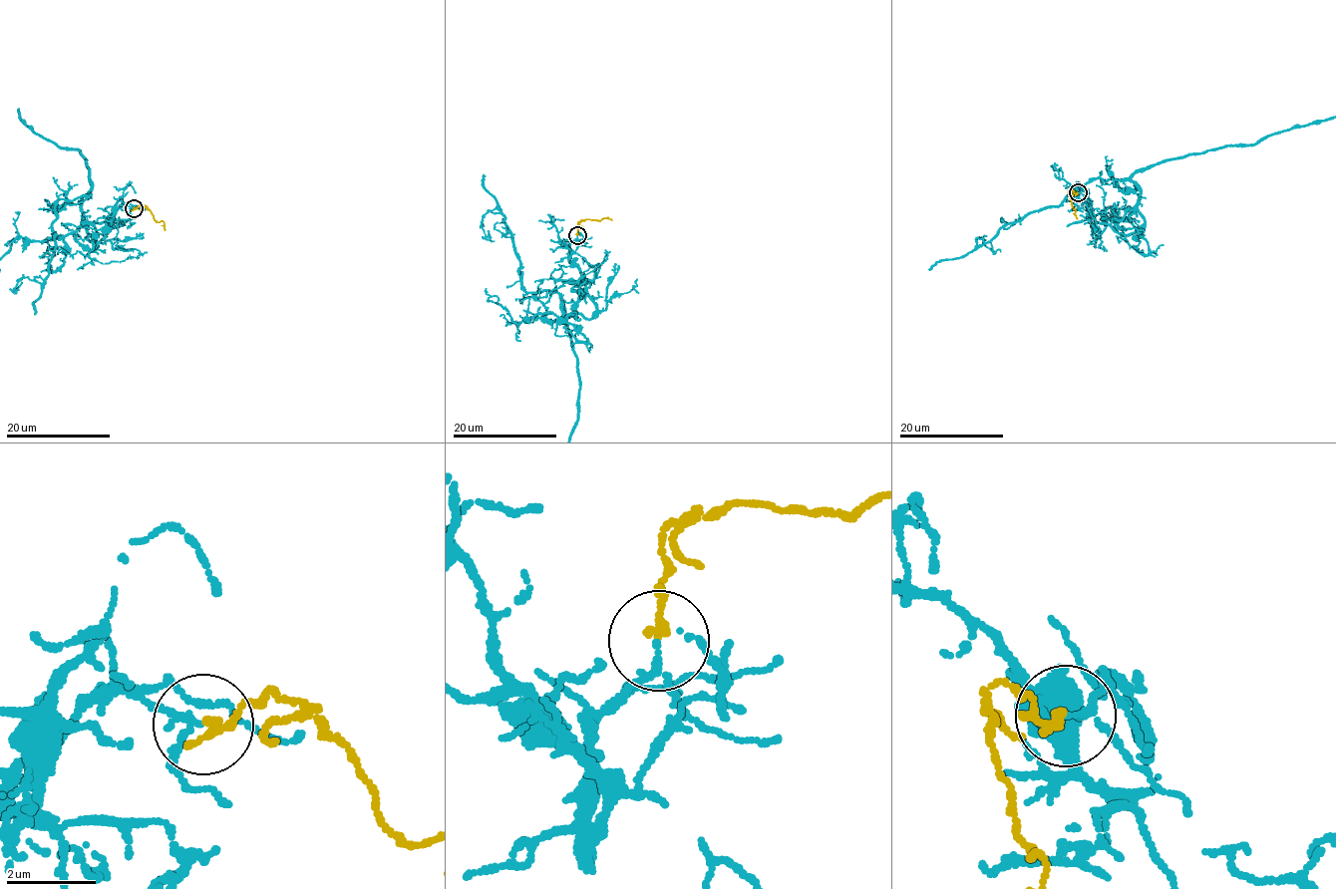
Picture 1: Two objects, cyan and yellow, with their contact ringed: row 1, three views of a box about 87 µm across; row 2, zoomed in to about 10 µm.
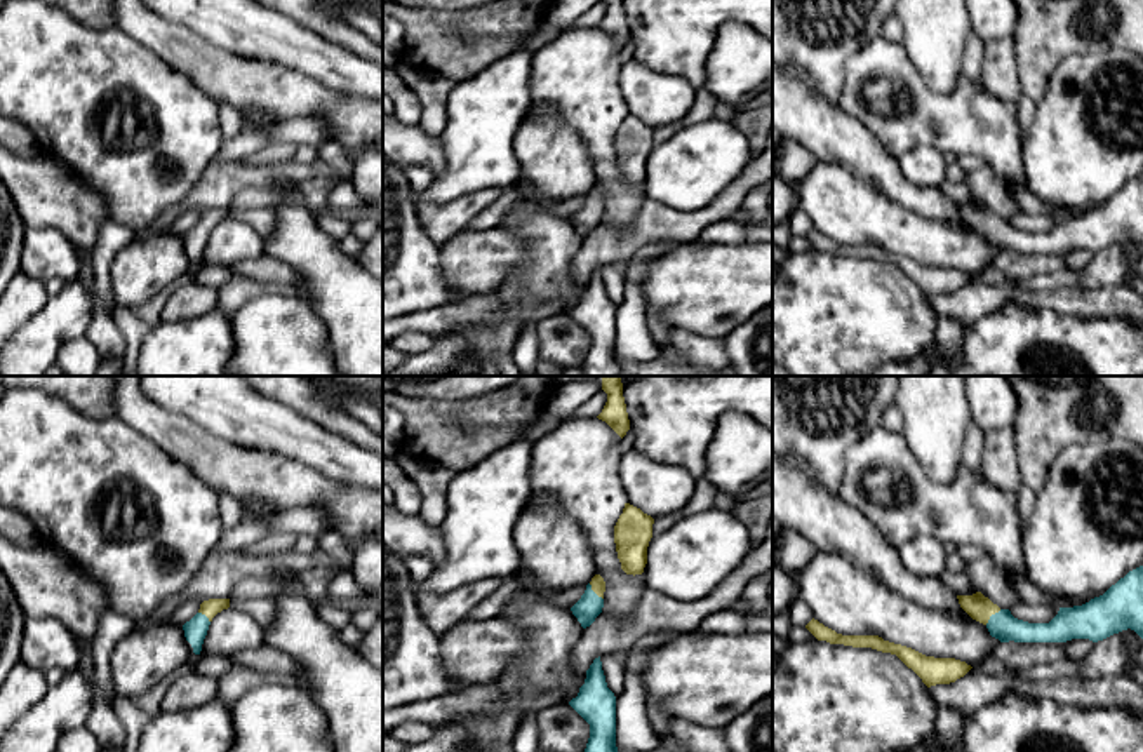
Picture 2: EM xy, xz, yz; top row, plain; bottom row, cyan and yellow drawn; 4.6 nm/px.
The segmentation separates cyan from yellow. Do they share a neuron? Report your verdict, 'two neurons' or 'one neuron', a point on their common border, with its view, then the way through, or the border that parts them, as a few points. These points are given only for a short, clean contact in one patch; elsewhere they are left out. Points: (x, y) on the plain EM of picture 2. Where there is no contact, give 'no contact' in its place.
one neuron; meets cyan in yz at (992, 225); runs through yz (1002, 235), (992, 225), (980, 218)

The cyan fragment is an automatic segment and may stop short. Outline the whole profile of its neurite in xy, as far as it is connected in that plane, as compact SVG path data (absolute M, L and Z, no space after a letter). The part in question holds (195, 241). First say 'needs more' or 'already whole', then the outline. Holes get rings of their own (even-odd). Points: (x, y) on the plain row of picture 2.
needs more | M209 209L200 214L198 223L183 235L184 247L191 254L193 263L200 265L212 228L230 218L230 209Z

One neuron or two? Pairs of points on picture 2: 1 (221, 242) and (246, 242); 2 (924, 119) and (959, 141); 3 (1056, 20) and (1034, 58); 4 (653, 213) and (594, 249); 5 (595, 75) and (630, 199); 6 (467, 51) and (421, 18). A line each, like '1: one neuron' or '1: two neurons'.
1: one neuron
2: one neuron
3: one neuron
4: one neuron
5: one neuron
6: one neuron

